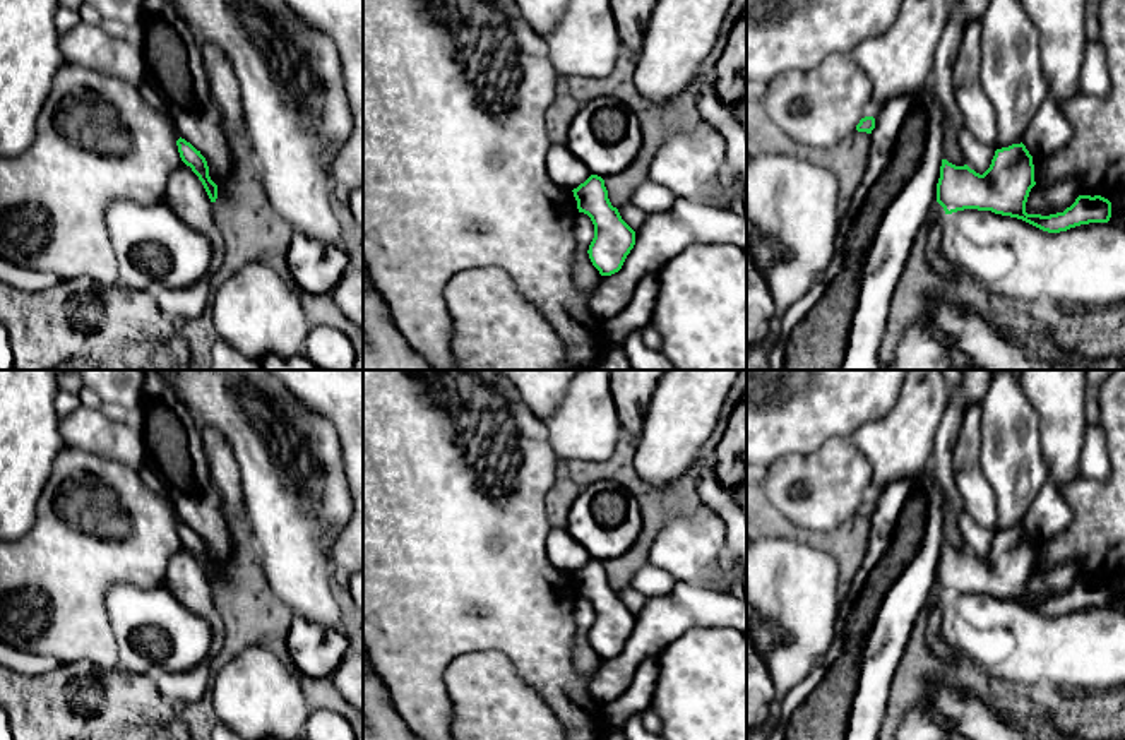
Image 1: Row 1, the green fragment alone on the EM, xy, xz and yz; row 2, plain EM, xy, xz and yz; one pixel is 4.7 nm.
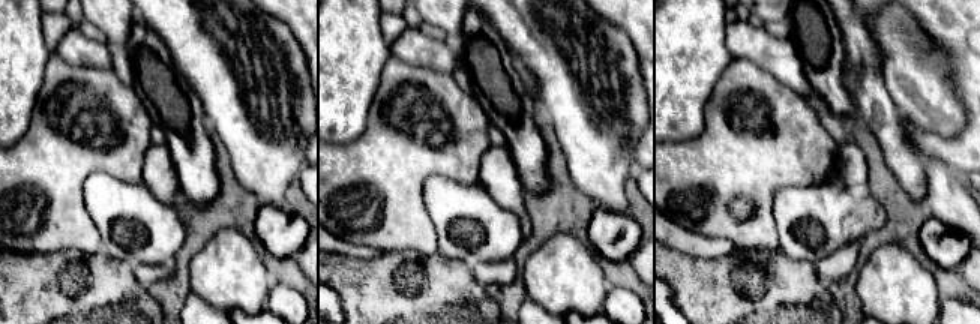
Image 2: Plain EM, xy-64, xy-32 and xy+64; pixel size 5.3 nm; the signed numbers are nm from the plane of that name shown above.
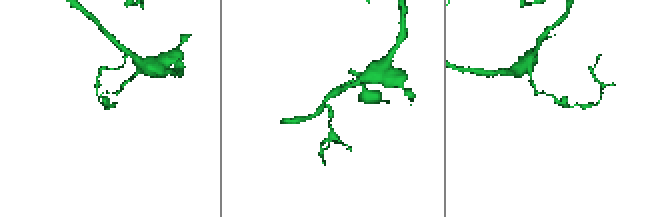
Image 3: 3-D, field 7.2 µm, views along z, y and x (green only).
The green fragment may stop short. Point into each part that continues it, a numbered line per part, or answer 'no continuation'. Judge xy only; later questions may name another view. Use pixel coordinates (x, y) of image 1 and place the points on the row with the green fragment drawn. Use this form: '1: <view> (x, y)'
no continuation

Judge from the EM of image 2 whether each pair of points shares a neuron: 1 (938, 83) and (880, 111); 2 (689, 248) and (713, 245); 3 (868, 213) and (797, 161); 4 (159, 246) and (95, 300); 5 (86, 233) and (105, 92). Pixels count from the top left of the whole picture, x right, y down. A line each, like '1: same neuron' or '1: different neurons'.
1: different neurons
2: same neuron
3: different neurons
4: different neurons
5: same neuron

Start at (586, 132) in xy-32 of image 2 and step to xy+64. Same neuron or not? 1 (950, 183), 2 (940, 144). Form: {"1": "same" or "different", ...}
{"1": "same", "2": "different"}

